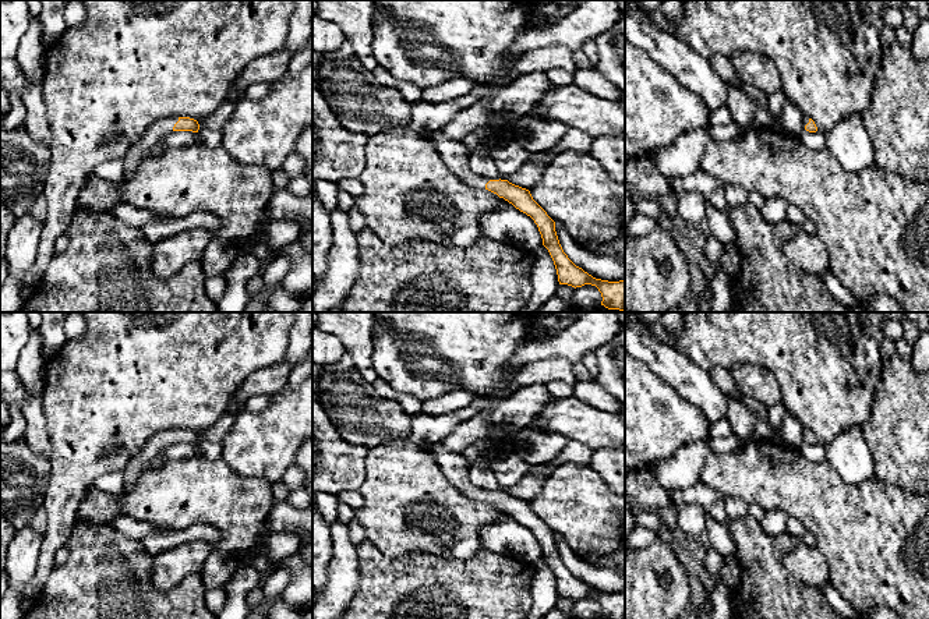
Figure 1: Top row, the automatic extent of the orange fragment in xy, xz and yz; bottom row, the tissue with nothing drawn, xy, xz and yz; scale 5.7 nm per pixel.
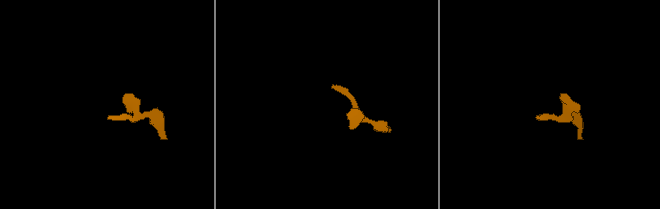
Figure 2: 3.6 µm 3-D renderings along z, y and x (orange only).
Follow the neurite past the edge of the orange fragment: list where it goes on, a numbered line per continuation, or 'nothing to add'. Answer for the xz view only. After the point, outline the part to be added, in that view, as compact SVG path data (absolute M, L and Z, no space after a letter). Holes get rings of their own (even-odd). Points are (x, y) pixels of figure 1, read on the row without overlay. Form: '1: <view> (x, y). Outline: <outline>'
1: xz (454, 466). Outline: M442 442L431 445L430 449L444 475L452 481L464 496L485 500L490 491L477 488L469 481L467 470L470 461L466 460L462 453L448 450Z

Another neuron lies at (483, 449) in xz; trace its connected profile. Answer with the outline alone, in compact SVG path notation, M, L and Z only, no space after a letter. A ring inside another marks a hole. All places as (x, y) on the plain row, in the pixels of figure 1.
M488 438L476 441L462 452L462 456L470 463L476 463L478 460L490 461L497 454L498 454L498 449Z

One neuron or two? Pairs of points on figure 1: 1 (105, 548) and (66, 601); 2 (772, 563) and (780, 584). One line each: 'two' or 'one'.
1: one
2: one

